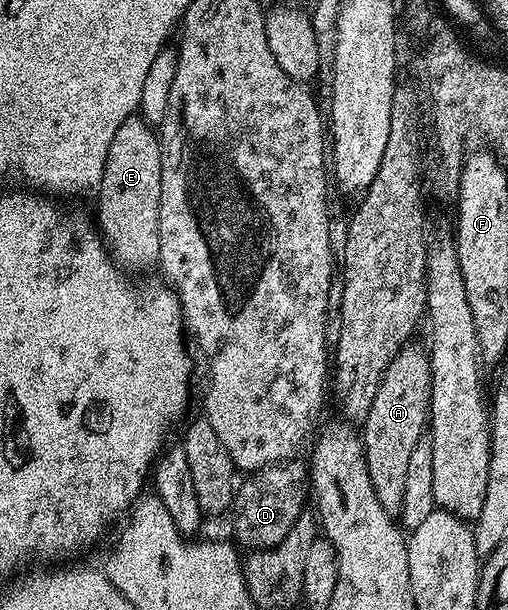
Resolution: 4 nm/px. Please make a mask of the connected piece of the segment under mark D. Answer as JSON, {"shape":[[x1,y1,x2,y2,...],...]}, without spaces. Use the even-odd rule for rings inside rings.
{"shape":[[294,460,265,464,249,474,241,487,239,484,232,502,232,527,235,537,233,540,241,548,270,548,280,543,304,511,304,501,306,497,308,499,310,487,309,470,303,462,301,464]]}

